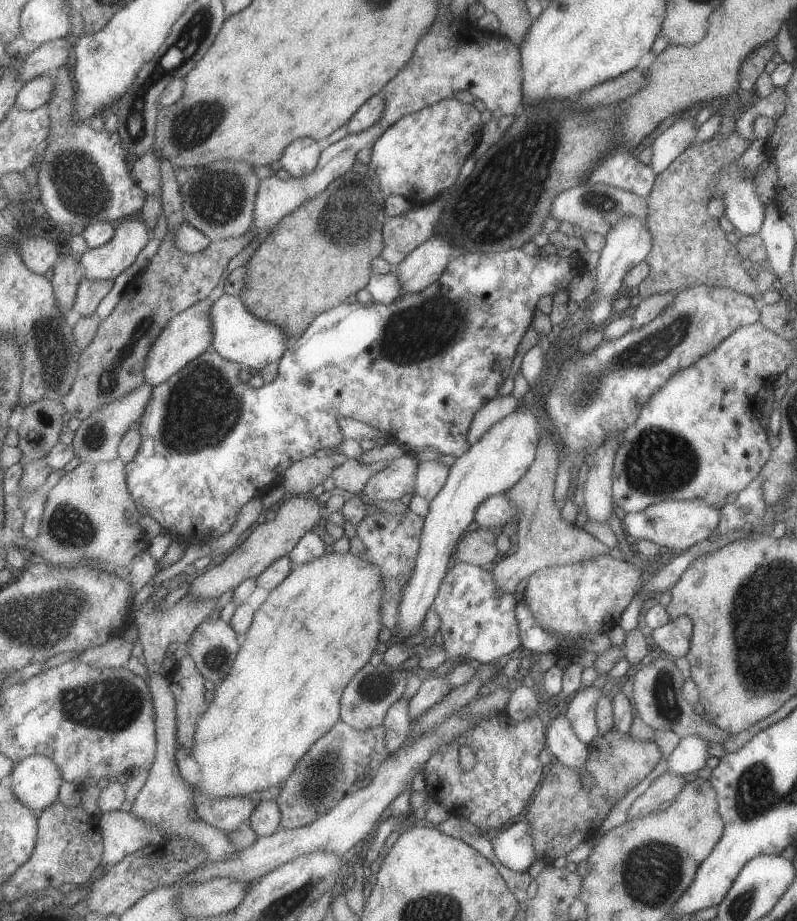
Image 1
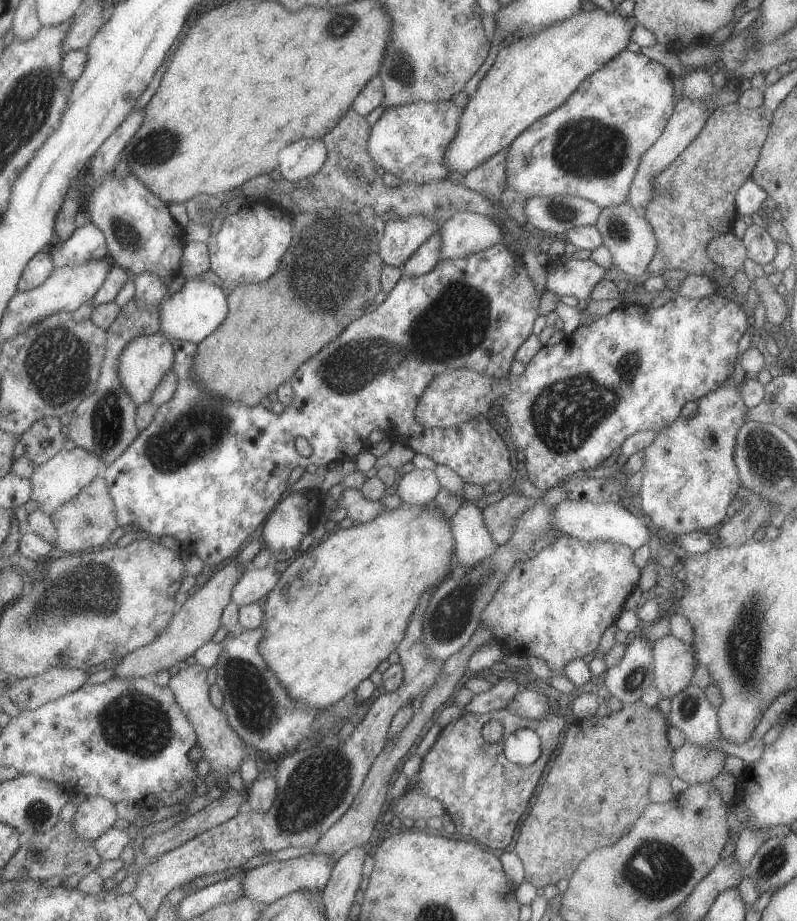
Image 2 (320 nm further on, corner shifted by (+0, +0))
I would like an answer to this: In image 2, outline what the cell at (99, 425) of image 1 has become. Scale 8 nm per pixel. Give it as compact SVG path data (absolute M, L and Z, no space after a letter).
M76 446L75 449L64 449L57 457L46 464L36 467L31 479L34 483L32 496L42 509L49 515L57 513L65 504L72 502L87 486L90 486L96 478L103 476L107 464L99 455Z

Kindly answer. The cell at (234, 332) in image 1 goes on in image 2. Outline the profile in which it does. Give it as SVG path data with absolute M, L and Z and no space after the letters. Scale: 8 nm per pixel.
M196 277L188 279L186 284L176 292L168 295L160 303L161 329L170 340L182 340L200 344L204 338L212 334L228 314L227 297L223 287Z

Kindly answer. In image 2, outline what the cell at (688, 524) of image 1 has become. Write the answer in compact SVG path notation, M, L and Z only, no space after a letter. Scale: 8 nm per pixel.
M570 499L562 500L552 508L552 522L556 533L563 532L569 537L574 537L582 541L614 542L614 544L624 544L630 550L635 551L644 544L650 542L651 532L645 524L644 518L640 514L633 514L626 510L621 503L608 502L594 504L590 501L574 502Z

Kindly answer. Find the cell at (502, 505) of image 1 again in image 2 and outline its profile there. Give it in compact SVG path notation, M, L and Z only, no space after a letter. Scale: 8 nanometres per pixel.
M464 500L458 511L451 517L451 529L455 536L454 563L471 571L486 558L490 558L499 544L496 544L486 528L483 510L474 502Z

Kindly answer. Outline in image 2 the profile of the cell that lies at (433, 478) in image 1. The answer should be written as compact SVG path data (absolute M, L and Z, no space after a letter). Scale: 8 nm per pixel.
M414 469L401 473L397 494L404 503L423 505L430 502L438 492L441 484L433 470Z

